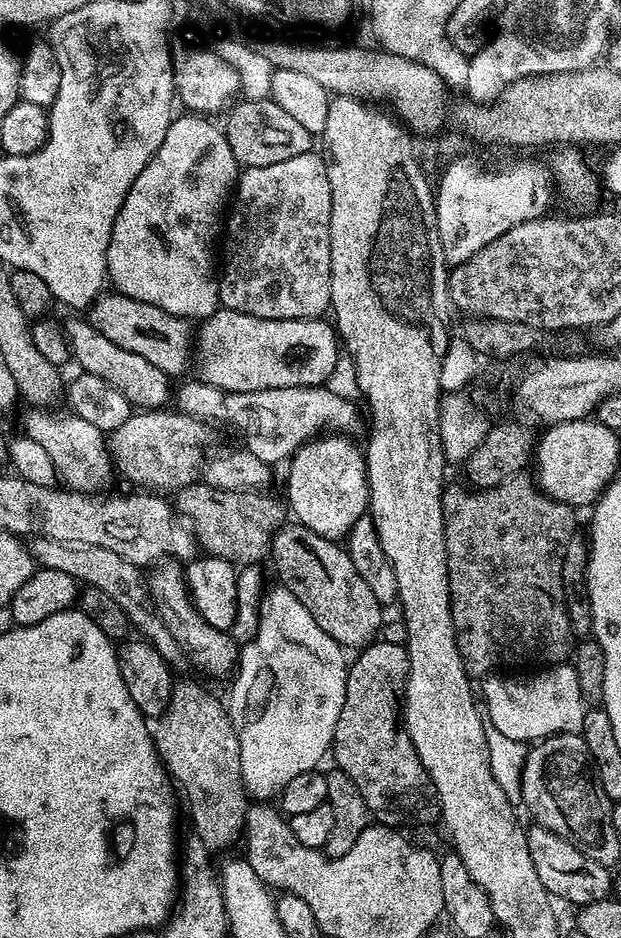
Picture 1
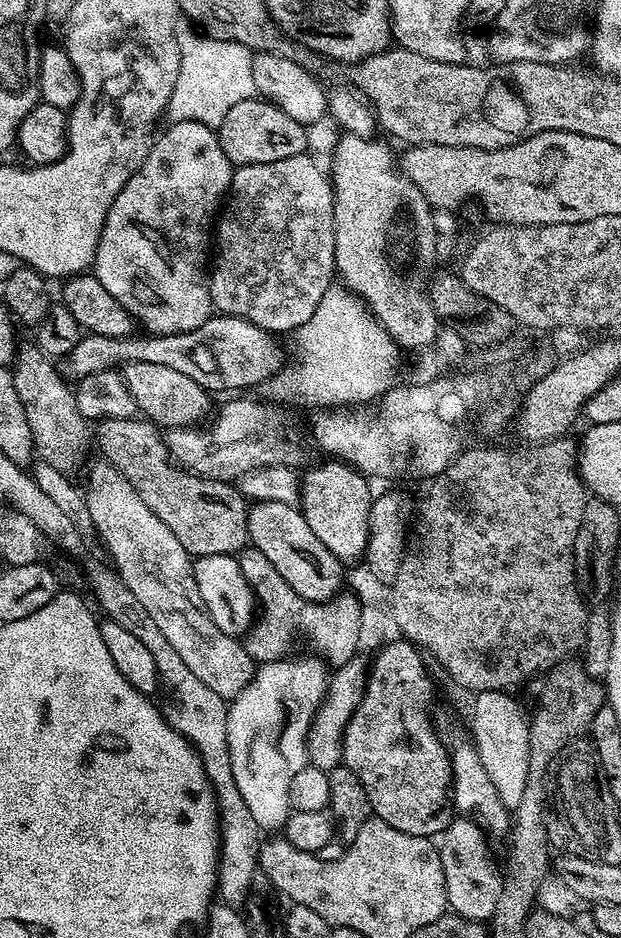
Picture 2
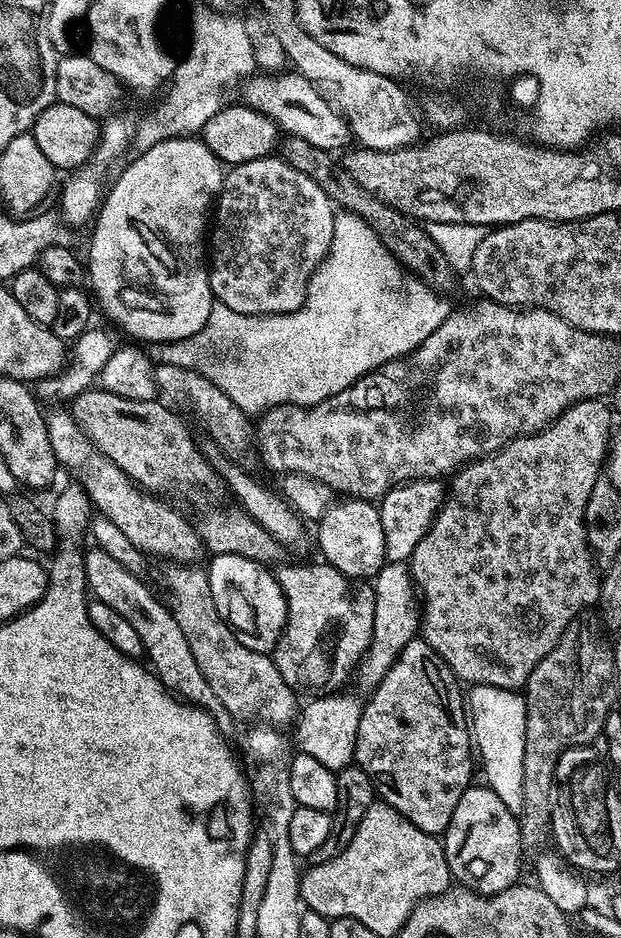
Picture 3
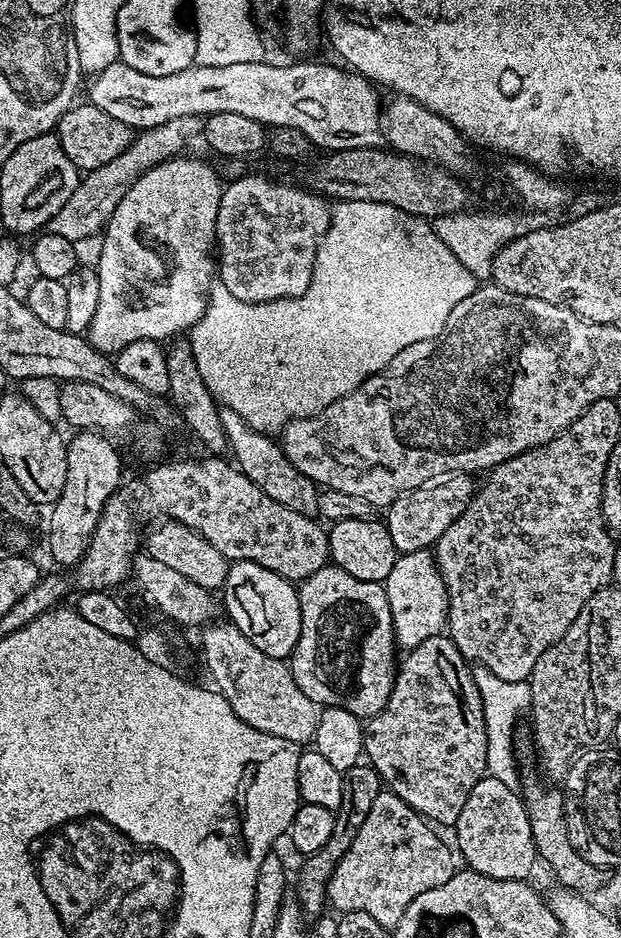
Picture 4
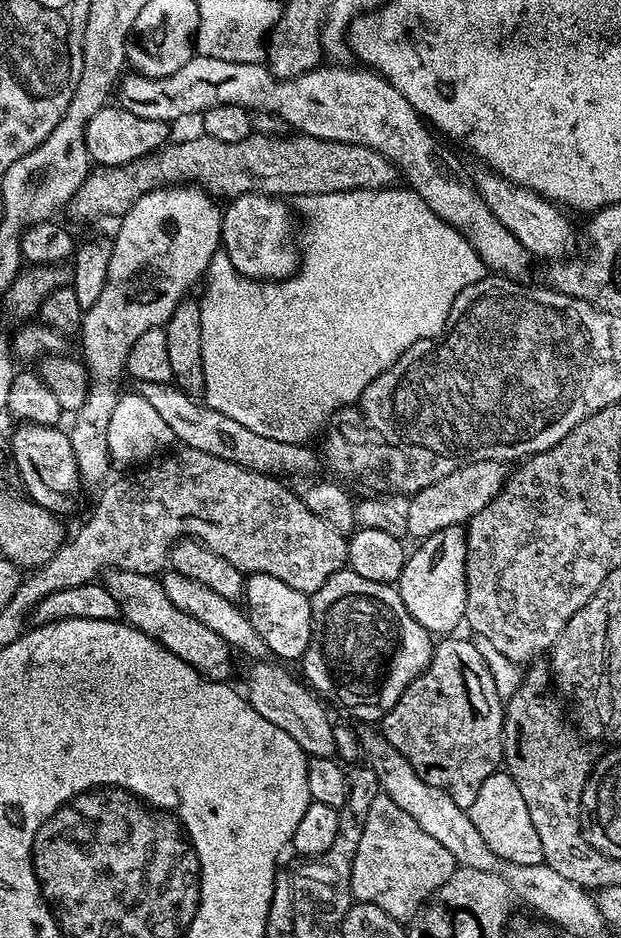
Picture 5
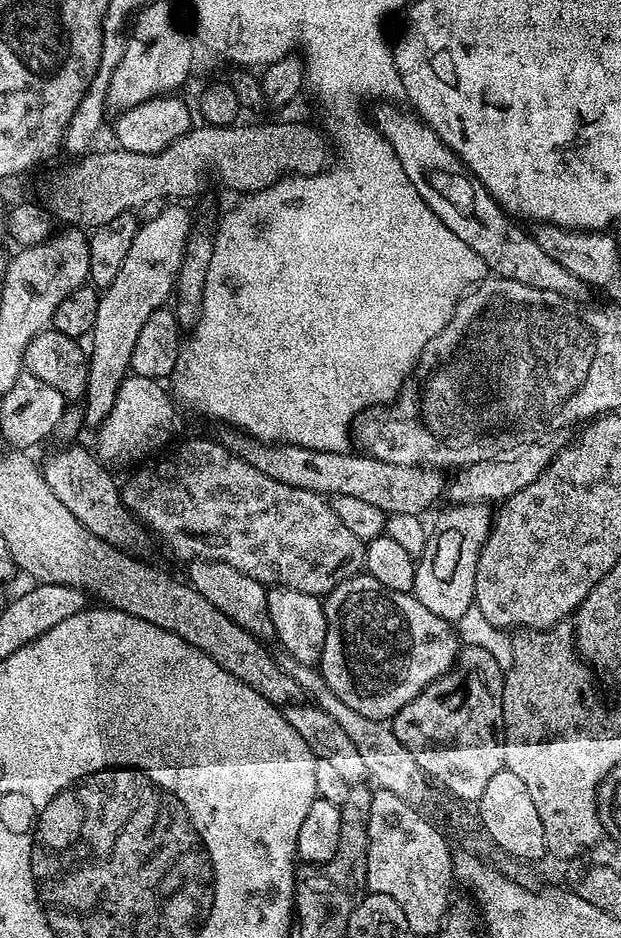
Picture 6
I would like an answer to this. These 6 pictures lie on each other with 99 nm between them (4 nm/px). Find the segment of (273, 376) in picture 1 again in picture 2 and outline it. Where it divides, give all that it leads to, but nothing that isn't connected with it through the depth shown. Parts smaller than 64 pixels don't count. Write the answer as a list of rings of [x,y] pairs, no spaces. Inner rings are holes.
[[[214,314],[202,322],[202,326],[182,334],[143,335],[124,337],[126,344],[133,348],[142,346],[139,360],[154,362],[157,366],[171,366],[173,370],[194,378],[194,382],[198,382],[198,386],[210,394],[236,394],[239,388],[252,388],[255,384],[262,386],[286,363],[284,348],[276,341],[279,339],[273,333],[237,316]]]

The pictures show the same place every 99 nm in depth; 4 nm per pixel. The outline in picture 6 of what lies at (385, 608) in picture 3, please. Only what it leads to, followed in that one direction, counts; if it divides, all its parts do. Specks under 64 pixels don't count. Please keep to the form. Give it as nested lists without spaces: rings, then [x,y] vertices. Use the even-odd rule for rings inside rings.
[[[453,503],[437,518],[432,537],[416,561],[412,587],[416,600],[422,602],[430,614],[438,614],[438,618],[455,622],[474,606],[478,558],[488,541],[494,519],[493,509],[490,508],[487,503]]]

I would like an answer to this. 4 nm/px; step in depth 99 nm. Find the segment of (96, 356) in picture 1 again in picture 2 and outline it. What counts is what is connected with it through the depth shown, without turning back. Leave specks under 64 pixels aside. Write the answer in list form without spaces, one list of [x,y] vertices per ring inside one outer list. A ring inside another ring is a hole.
[[[136,358],[127,365],[126,379],[130,394],[134,394],[139,415],[151,420],[161,429],[194,428],[203,425],[213,411],[214,403],[212,404],[213,397],[210,393],[198,386],[194,378],[173,370],[171,366],[157,366],[154,362],[142,362]]]

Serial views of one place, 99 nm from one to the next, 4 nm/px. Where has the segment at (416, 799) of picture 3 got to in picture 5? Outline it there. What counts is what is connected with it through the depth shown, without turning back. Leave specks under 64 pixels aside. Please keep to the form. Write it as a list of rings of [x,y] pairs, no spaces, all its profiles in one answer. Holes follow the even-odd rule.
[[[444,638],[432,649],[432,657],[422,674],[406,686],[402,698],[385,714],[382,735],[390,748],[409,760],[410,766],[430,786],[444,790],[462,809],[474,806],[478,790],[504,759],[504,709],[494,686],[494,678],[471,639]]]

